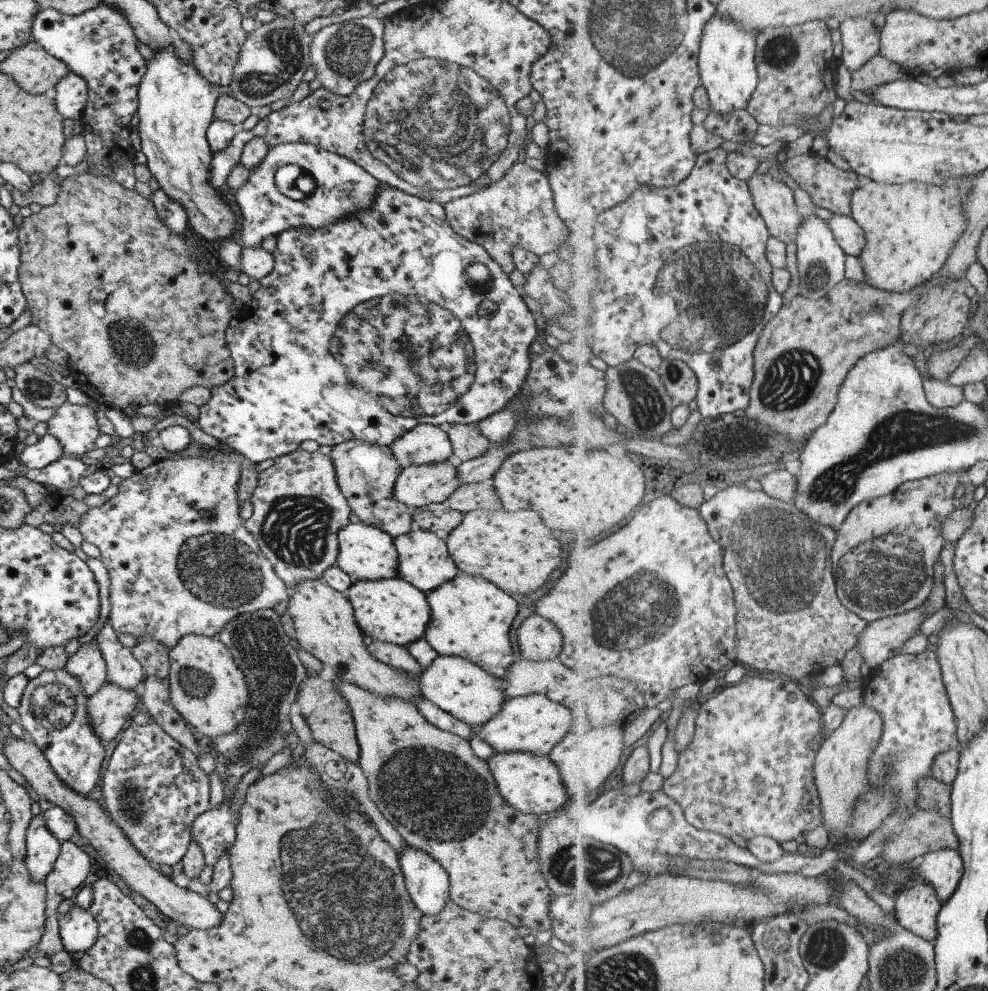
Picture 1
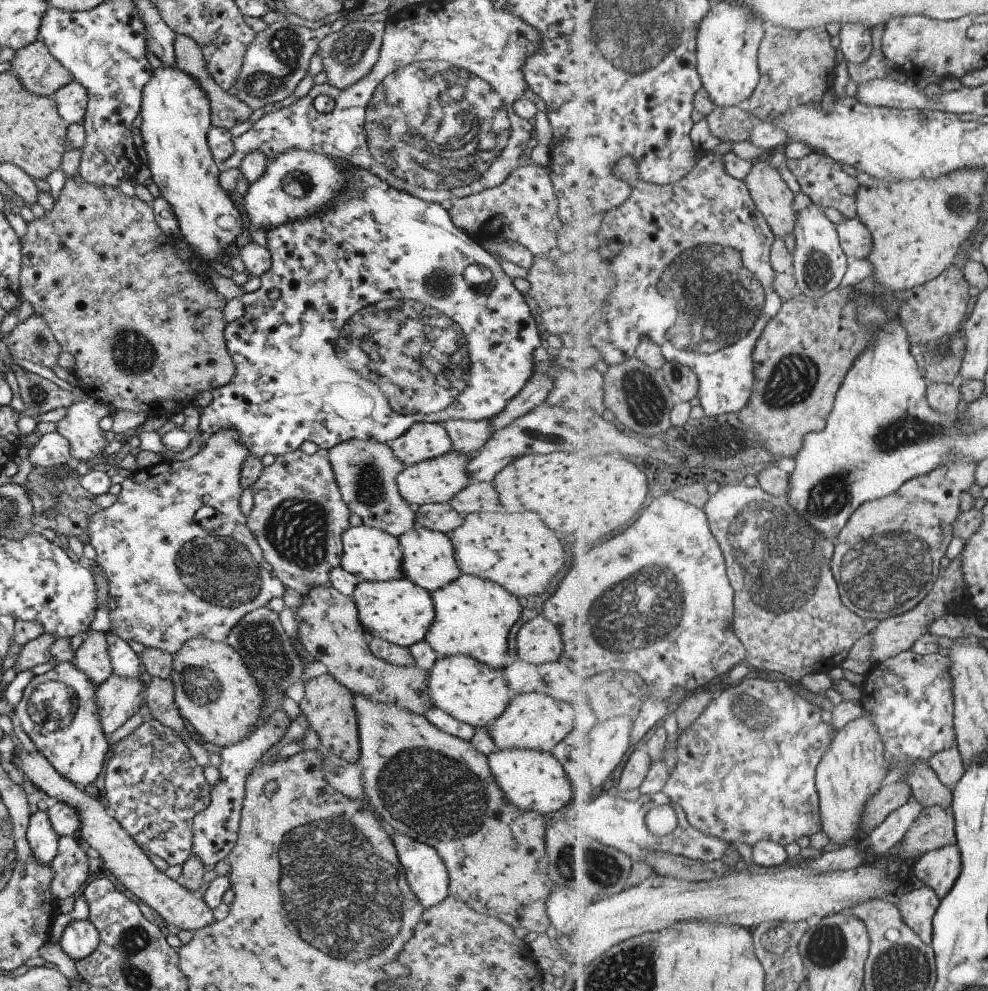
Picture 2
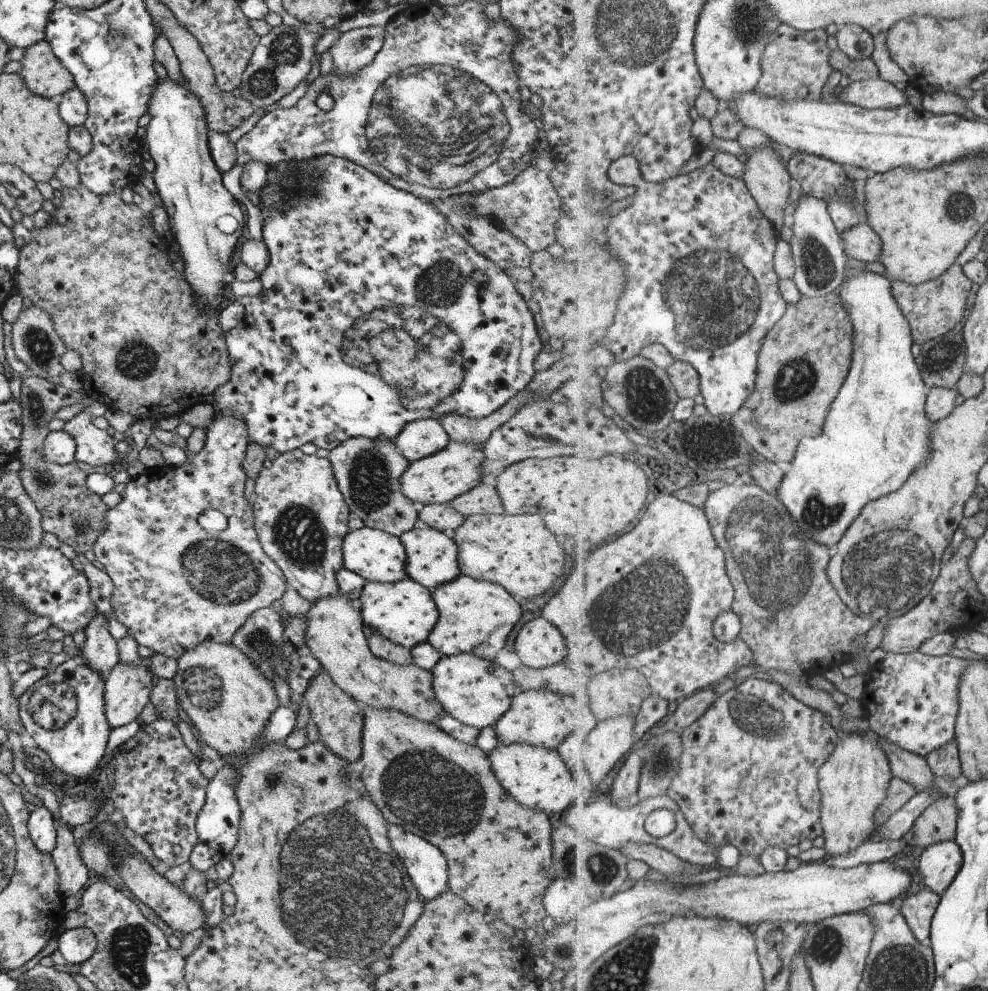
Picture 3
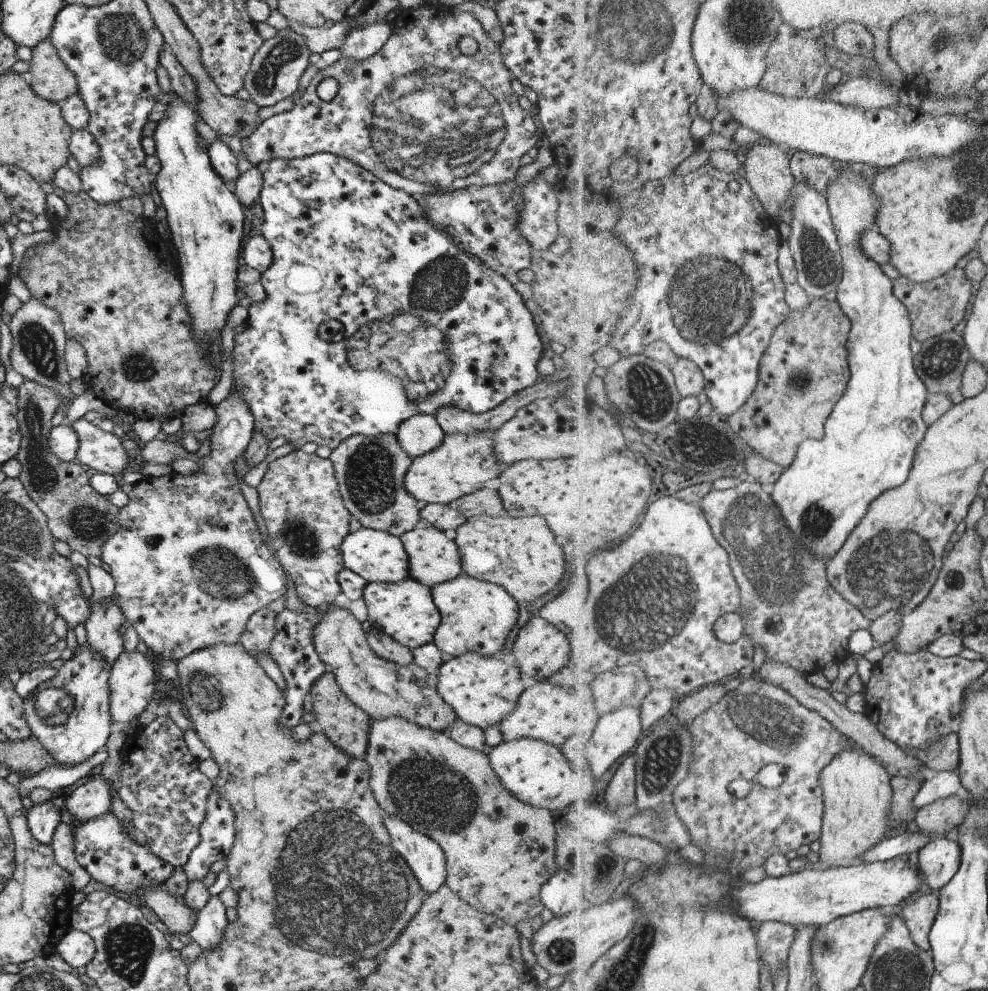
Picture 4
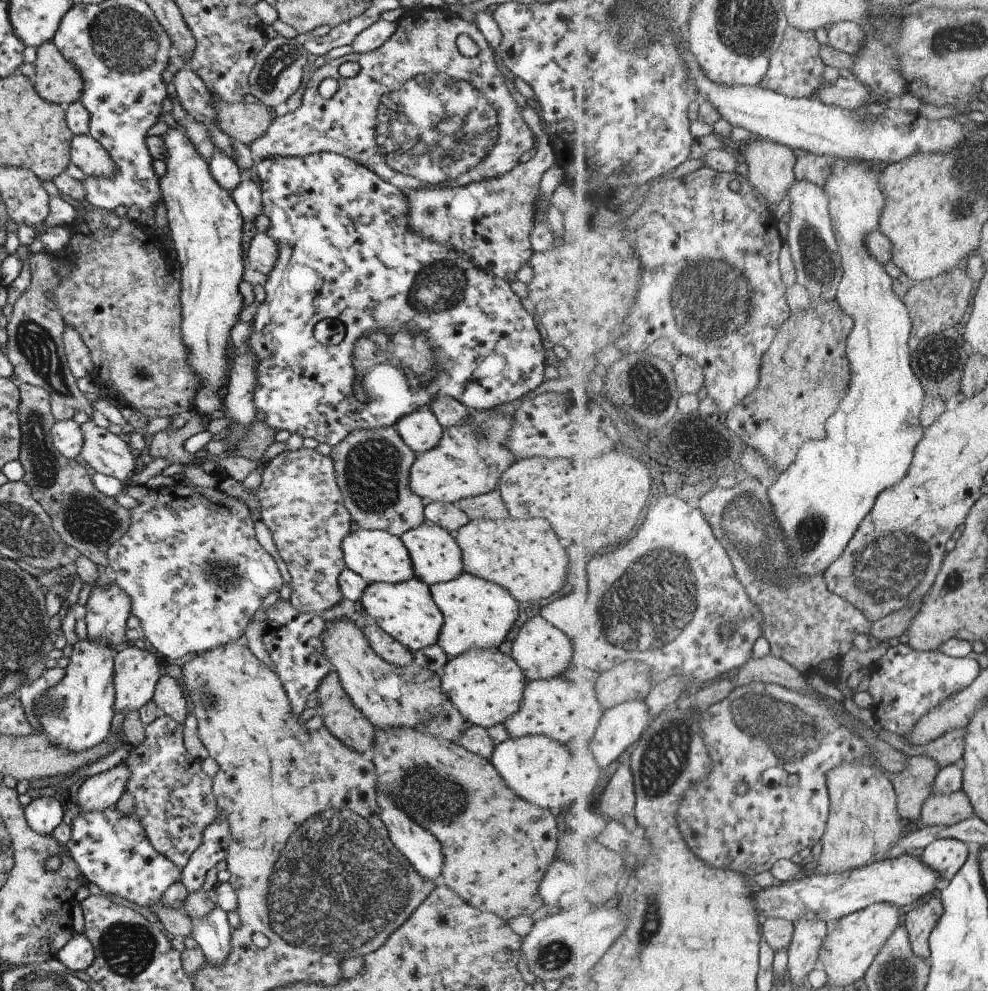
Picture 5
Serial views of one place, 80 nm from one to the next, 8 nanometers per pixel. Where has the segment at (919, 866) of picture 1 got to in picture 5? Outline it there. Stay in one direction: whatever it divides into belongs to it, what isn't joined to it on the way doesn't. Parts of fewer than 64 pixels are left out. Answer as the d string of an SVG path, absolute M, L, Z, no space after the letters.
M937 839L923 850L921 860L940 874L939 890L949 886L962 870L970 856L972 846L956 839Z

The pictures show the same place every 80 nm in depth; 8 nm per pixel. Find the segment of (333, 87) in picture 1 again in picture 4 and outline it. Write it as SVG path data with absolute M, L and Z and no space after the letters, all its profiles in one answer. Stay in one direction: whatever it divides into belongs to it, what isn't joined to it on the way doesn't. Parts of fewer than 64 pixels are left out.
M371 23L358 29L351 29L339 50L341 58L359 62L374 55L389 38L389 23Z

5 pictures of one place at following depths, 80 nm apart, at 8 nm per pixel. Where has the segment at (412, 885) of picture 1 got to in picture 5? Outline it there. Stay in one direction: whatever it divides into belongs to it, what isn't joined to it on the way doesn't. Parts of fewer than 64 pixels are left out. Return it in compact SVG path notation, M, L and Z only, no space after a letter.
M384 792L376 793L376 801L380 808L380 819L388 832L388 838L393 846L405 856L414 870L425 880L430 880L433 884L440 883L440 872L442 867L442 854L440 844L437 839L423 827L420 827L410 816L407 816L403 809L396 807L395 801Z

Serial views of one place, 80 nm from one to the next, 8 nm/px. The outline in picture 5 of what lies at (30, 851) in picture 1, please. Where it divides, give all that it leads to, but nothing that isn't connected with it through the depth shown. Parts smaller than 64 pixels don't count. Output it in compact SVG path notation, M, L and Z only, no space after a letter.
M38 796L22 809L27 826L42 835L51 835L52 830L63 820L61 804L54 797Z

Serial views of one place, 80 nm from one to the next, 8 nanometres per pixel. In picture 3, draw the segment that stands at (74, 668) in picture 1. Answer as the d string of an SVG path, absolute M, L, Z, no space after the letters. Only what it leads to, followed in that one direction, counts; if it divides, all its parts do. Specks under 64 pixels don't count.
M96 612L83 631L85 641L79 655L86 660L90 669L107 679L111 667L118 663L118 646L107 631L107 617Z

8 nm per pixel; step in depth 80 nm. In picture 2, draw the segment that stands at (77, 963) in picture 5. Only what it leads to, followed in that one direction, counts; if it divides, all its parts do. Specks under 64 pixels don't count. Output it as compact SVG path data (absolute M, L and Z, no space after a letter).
M71 920L65 926L58 945L60 949L73 961L89 956L98 943L98 932L87 920Z

